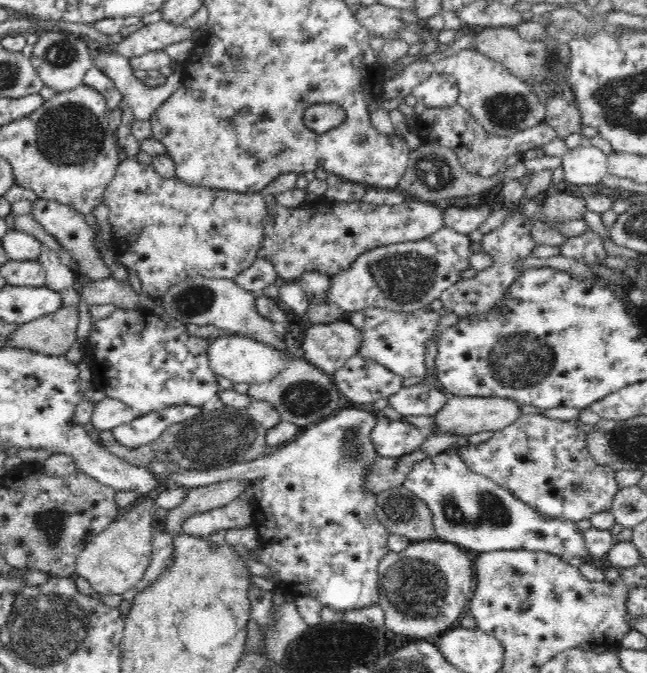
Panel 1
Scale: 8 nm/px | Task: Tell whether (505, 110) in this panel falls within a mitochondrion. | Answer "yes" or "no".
yes

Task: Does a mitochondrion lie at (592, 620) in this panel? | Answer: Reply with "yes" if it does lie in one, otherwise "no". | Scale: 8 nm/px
no

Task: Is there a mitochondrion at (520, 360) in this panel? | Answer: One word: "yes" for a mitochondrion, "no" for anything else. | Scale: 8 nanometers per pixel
yes

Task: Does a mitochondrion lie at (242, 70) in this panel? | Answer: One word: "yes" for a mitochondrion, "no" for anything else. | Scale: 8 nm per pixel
yes

